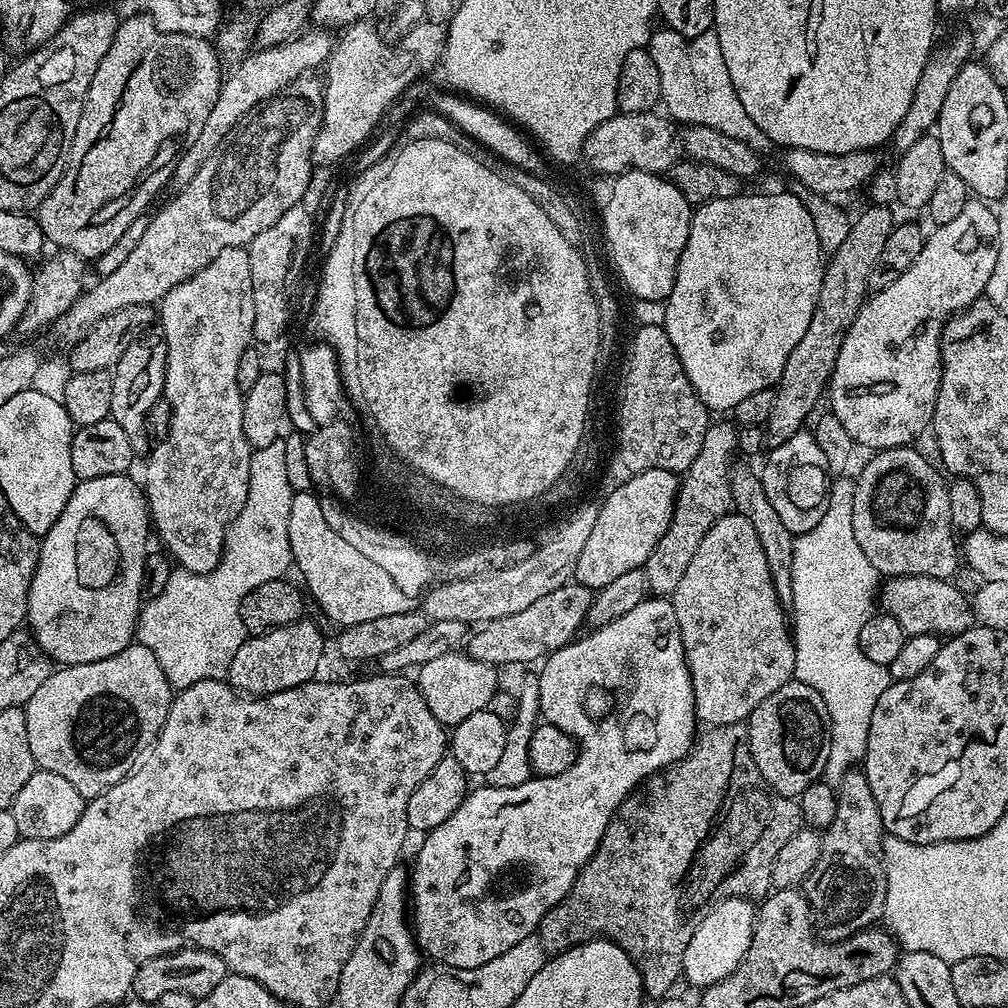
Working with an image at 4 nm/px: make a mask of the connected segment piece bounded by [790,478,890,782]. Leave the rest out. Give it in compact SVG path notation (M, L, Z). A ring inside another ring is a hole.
M848 478L833 479L836 480L833 484L831 481L830 487L826 492L826 507L822 514L822 522L818 522L818 526L814 526L814 530L799 533L793 542L793 602L790 605L790 631L796 649L794 650L794 670L792 675L798 682L818 690L818 694L822 694L822 702L826 702L828 729L830 730L830 758L826 758L826 770L824 771L823 779L828 782L835 781L843 776L846 770L859 765L863 761L864 751L868 745L868 735L870 734L870 718L874 718L874 706L878 702L878 698L882 698L882 694L887 690L890 683L887 667L878 662L870 662L870 658L866 658L866 654L860 649L862 626L866 626L868 619L874 615L874 605L878 600L878 585L881 583L882 577L874 566L870 566L870 558L866 558L866 554L862 554L862 546L858 546L858 538L854 538L852 511L854 510L856 481L852 478L849 478L849 480L844 479Z

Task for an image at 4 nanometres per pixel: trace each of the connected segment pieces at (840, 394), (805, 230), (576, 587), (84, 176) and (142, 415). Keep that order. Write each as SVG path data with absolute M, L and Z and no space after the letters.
M969 199L954 222L946 222L931 230L933 232L927 233L922 254L914 258L914 266L910 266L898 282L865 299L838 350L830 381L830 410L838 422L846 426L846 434L850 434L853 445L872 448L868 450L902 448L929 431L942 378L942 333L950 318L972 303L974 293L968 288L986 288L997 261L999 232L996 214L979 199Z
M760 192L757 196L737 194L730 198L718 198L699 205L692 213L690 234L686 238L686 246L682 246L682 258L678 258L678 270L674 278L674 290L670 290L664 304L662 327L674 342L674 350L678 350L678 358L686 370L686 378L690 378L690 386L698 394L698 398L710 410L728 408L734 410L742 398L754 394L754 390L766 390L779 385L782 370L786 370L786 358L802 342L802 334L806 334L806 326L810 326L810 318L814 314L814 306L818 302L818 294L822 290L822 278L826 263L825 253L820 247L818 230L814 230L814 218L810 214L807 203L799 200L792 192Z
M569 582L558 586L558 590L538 598L538 602L526 606L526 610L518 610L518 614L506 614L506 618L494 618L490 623L477 627L473 631L476 633L468 640L466 654L493 666L532 663L535 665L552 652L577 639L581 631L579 628L585 627L588 619L593 595L593 589L584 584Z
M135 15L128 16L125 20L123 17L117 23L116 33L110 42L110 50L106 50L106 58L102 58L102 62L98 62L98 70L94 70L94 78L90 82L90 90L86 94L82 114L78 118L78 130L74 130L72 139L66 149L64 173L60 176L60 180L54 186L52 193L40 203L38 209L40 229L45 241L49 245L56 244L52 246L57 249L78 254L86 262L94 262L99 256L106 254L106 250L110 250L110 246L114 246L114 242L118 242L118 238L122 238L122 234L126 234L126 226L130 226L130 222L134 222L149 211L147 209L148 203L159 194L160 187L163 184L167 185L169 183L169 169L176 163L178 157L184 153L184 148L190 146L190 142L194 142L194 138L198 138L198 134L202 134L202 126L205 124L207 116L210 115L214 102L218 102L218 94L222 83L222 71L220 72L221 53L211 39L195 36L194 34L167 33L166 30L160 29L148 15Z
M159 335L148 336L145 340L133 339L132 345L122 354L122 358L111 369L114 391L110 397L110 417L130 438L133 450L140 448L148 429L148 412L156 400L161 399L168 365L168 351Z

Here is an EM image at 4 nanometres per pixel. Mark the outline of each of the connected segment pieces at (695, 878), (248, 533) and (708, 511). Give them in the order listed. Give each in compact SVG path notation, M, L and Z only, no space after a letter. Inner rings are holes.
M747 723L717 724L705 732L708 733L699 737L698 743L687 756L649 776L622 802L610 826L606 826L606 834L602 834L598 850L578 874L566 898L562 898L562 902L558 902L558 906L551 908L542 918L538 935L545 953L565 952L591 940L608 940L620 947L636 964L640 980L644 983L645 997L663 998L675 989L672 987L676 979L681 979L686 942L690 942L690 934L694 934L698 922L713 904L719 900L729 900L731 896L763 898L768 895L772 888L770 870L774 870L774 857L802 826L799 803L791 796L778 794L762 778L750 750ZM706 788L728 792L728 814L720 818L722 828L718 830L726 854L720 856L720 860L714 856L710 860L704 858L696 862L696 854L692 850L688 872L678 874L676 836L680 830L684 830L682 824L686 820L682 818L692 814L690 800L698 796L696 792L706 792Z
M283 439L270 442L270 446L262 446L255 449L250 462L250 490L246 494L246 506L242 506L242 510L238 514L238 518L234 518L231 528L228 530L228 537L224 540L224 553L220 556L220 564L212 572L188 572L185 568L173 567L169 581L163 587L162 594L149 599L147 603L140 609L140 617L136 619L136 635L135 643L146 646L146 650L151 650L154 656L158 658L158 662L162 666L162 670L166 674L173 689L189 688L194 686L194 682L202 682L203 680L224 680L230 670L230 662L234 662L234 654L238 654L238 646L242 646L242 642L246 639L244 631L244 623L242 622L242 602L246 598L246 594L250 594L250 590L258 590L258 586L262 586L266 582L274 582L275 580L285 579L289 575L290 569L293 567L292 547L290 546L290 502L294 493L290 486L289 480L286 478L286 446Z
M732 422L729 424L709 423L706 438L702 442L702 450L698 450L698 458L694 458L694 462L690 462L688 469L679 477L680 488L676 491L676 505L672 511L670 526L666 526L666 534L662 534L662 538L658 538L658 546L654 546L650 558L643 566L648 591L653 597L668 598L671 597L674 590L678 590L678 581L682 579L682 574L686 574L686 566L690 566L691 560L694 559L694 553L698 550L702 538L706 538L710 526L714 526L714 522L729 515L732 500L728 475L738 452L737 431L737 425Z

